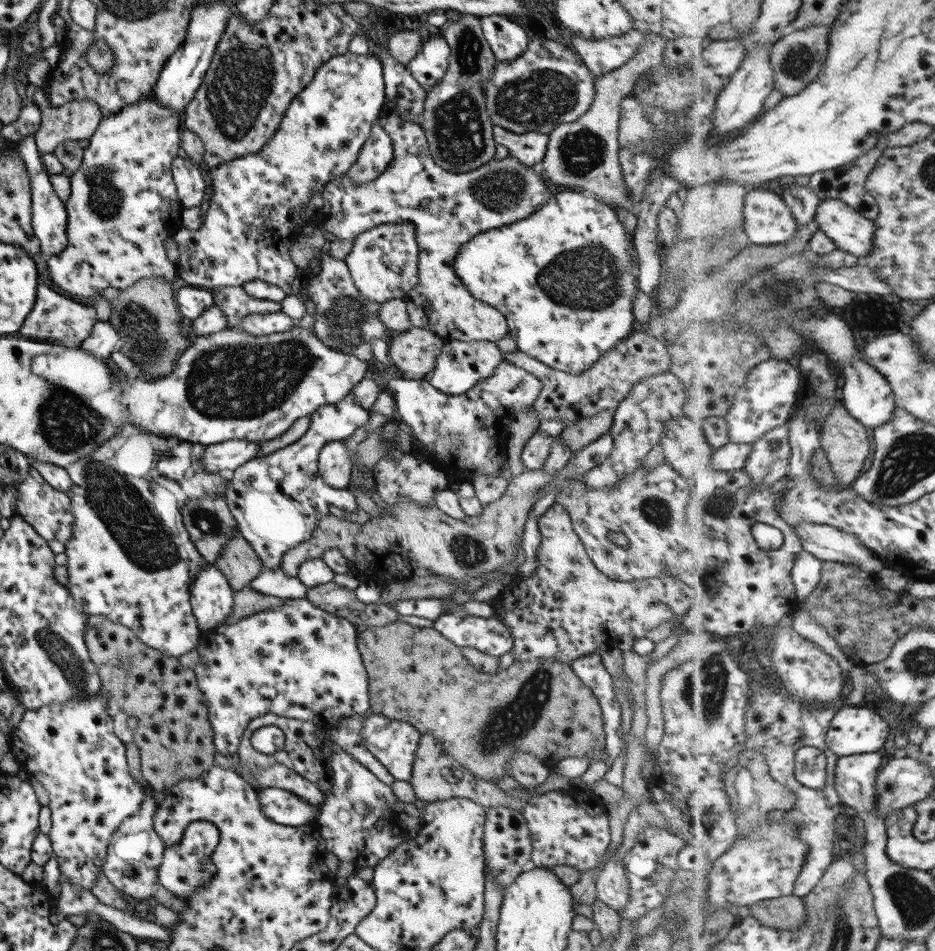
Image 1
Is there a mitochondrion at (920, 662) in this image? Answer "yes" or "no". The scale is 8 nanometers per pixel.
yes

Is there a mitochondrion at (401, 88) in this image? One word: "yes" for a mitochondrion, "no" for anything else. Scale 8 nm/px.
no

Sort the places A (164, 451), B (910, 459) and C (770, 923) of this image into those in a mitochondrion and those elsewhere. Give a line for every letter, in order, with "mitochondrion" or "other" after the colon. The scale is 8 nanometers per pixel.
A: mitochondrion
B: mitochondrion
C: other

